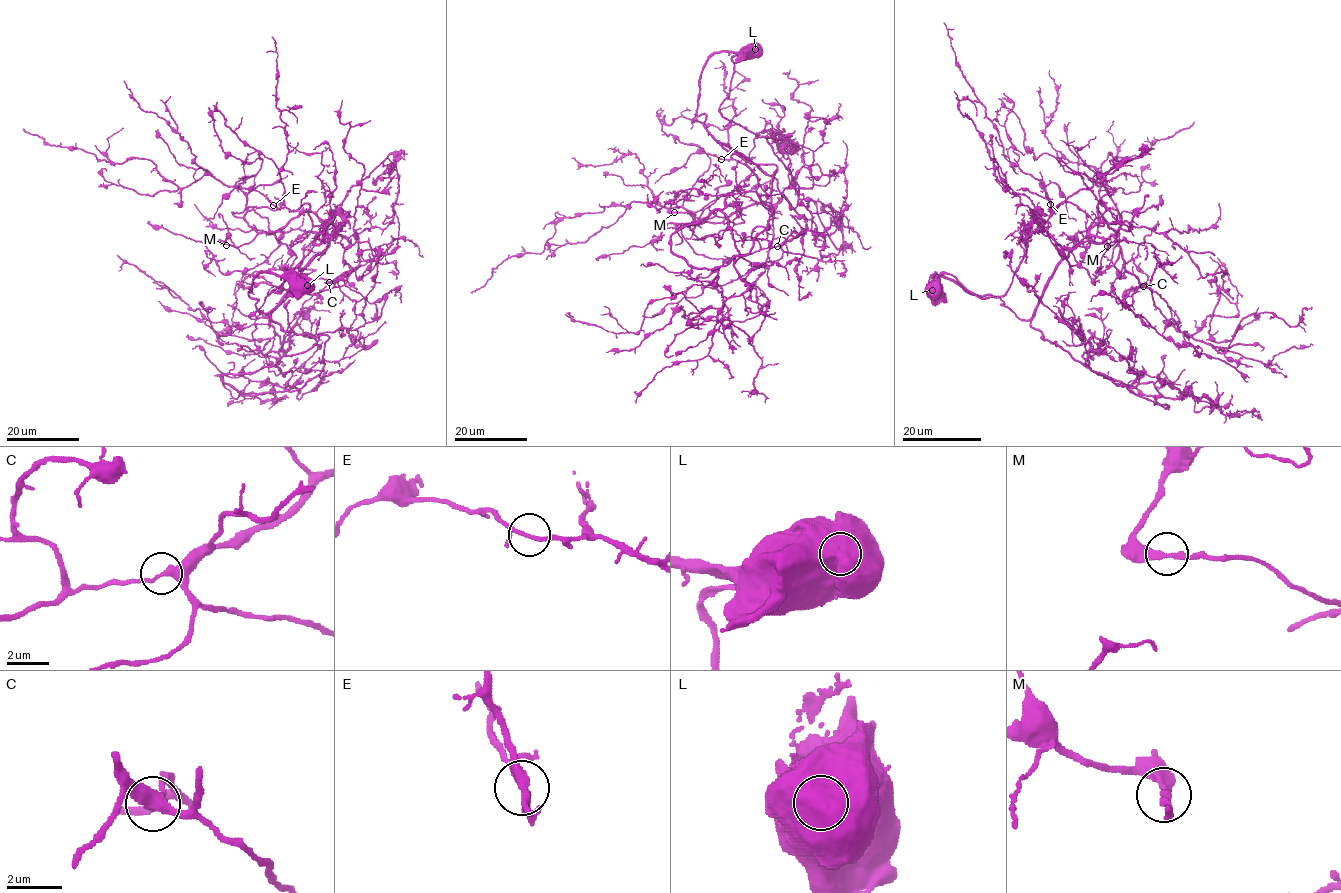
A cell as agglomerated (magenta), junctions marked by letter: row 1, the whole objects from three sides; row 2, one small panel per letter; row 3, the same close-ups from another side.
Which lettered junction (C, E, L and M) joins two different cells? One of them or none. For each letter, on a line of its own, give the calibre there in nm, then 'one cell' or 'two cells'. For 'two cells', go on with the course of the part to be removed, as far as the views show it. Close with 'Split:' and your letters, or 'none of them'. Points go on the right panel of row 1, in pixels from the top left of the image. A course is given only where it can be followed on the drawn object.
C: calibre 320 nm; one cell
E: calibre 160 nm; one cell
L: calibre 1550 nm; two cells; course (932, 290), (942, 272), (980, 298), (1005, 294), (1026, 240), (1049, 214), (1147, 148), (1098, 174)
M: calibre 240 nm; one cell
Split: L

